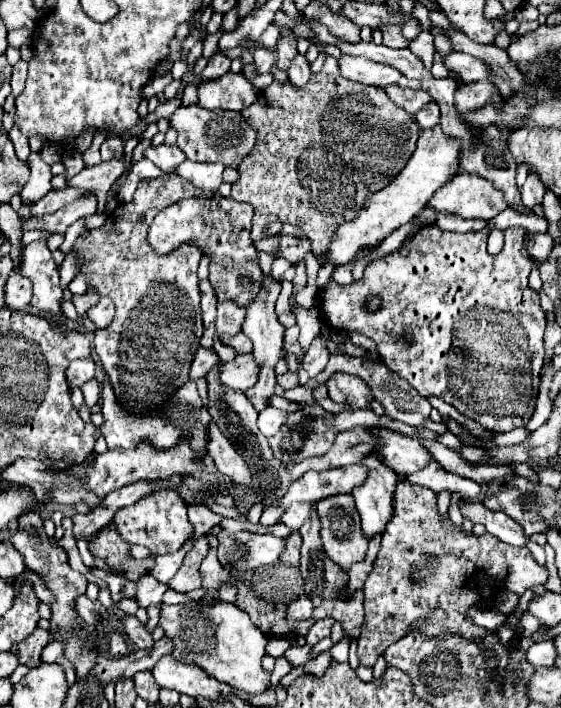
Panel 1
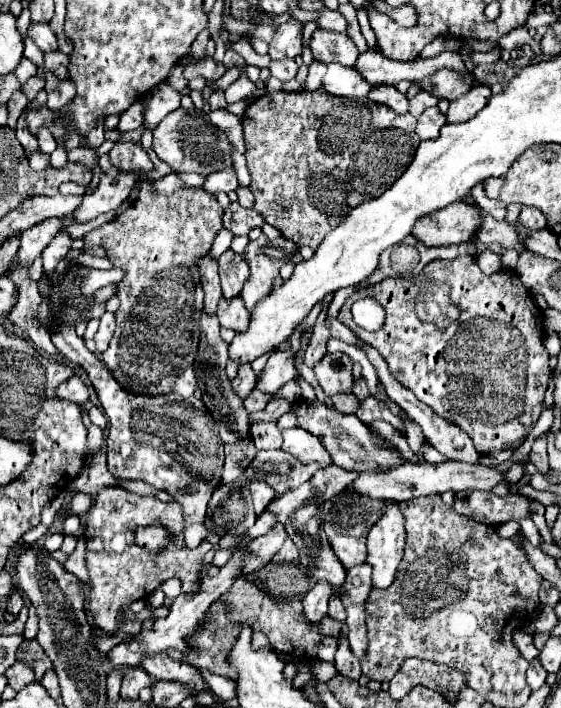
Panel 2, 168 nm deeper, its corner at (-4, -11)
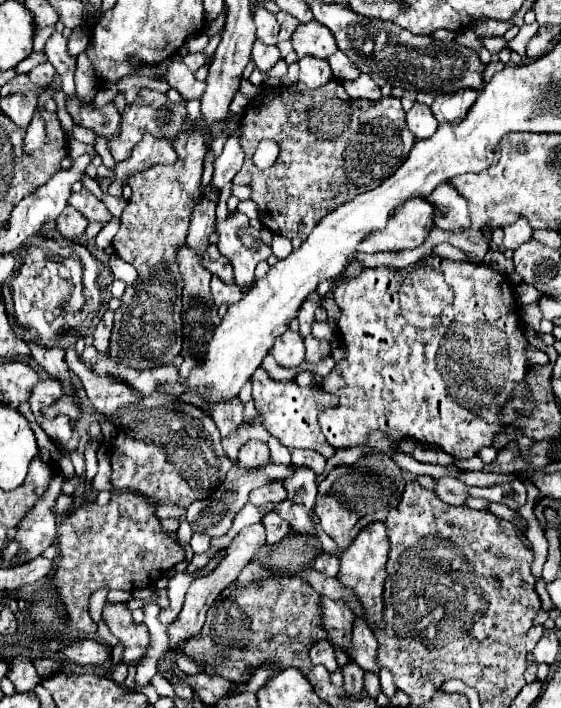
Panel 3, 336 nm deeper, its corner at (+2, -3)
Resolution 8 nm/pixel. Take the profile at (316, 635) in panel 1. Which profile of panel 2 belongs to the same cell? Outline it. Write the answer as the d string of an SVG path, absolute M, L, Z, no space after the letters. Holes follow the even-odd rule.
M325 637L325 639L321 639L321 643L319 643L317 659L333 663L333 661L335 661L335 651L337 651L337 639L335 639L335 637Z

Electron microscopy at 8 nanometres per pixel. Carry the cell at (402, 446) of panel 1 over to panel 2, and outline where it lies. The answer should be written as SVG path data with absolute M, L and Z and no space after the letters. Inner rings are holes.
M317 399L311 401L311 419L307 417L307 401L299 401L295 405L295 415L297 415L297 427L319 437L337 467L343 467L349 471L377 471L379 467L385 467L385 465L399 467L405 463L399 451L391 447L379 433L363 425L355 415L343 415L323 401L317 401Z

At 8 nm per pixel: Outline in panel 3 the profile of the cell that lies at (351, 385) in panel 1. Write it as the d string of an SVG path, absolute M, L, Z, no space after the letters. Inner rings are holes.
M309 335L305 339L305 361L307 363L319 363L323 357L327 357L331 353L331 343L329 341L321 341L315 339L313 335Z

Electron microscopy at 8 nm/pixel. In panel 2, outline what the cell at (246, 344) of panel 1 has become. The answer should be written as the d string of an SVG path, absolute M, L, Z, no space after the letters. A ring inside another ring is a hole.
M245 363L245 367L241 367L241 371L237 371L237 377L233 379L233 391L241 399L245 399L255 389L255 383L257 383L257 377L255 377L251 365Z

